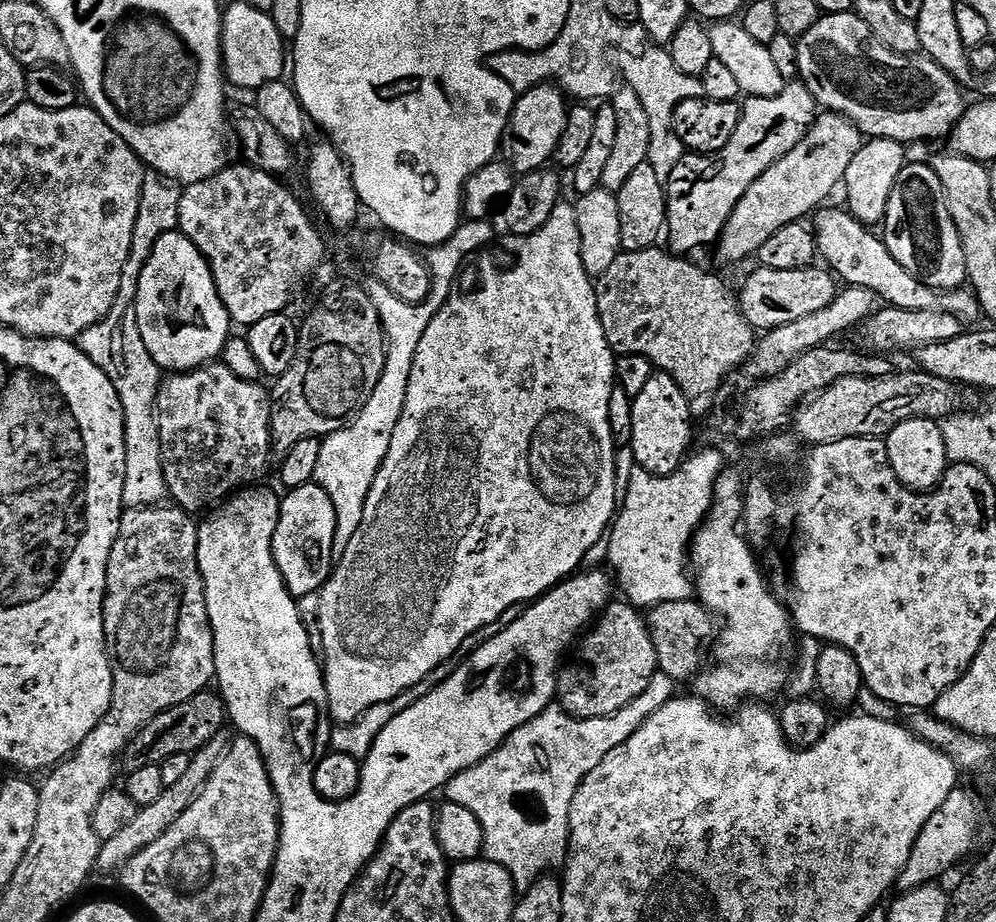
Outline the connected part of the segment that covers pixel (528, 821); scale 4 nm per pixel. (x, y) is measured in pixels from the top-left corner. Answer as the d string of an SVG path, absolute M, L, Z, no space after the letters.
M657 671L650 686L630 706L618 710L612 716L603 716L593 720L577 720L569 716L563 707L550 706L542 714L538 714L526 726L514 730L498 750L494 750L482 762L470 766L460 772L449 784L444 785L442 792L447 803L466 806L474 818L482 824L484 831L483 859L492 860L512 875L512 883L517 893L523 894L529 886L545 875L555 864L563 865L568 855L568 831L570 830L570 806L574 802L574 794L578 786L610 754L610 750L618 750L622 742L626 742L637 730L647 722L650 714L658 714L666 702L670 702L678 692L677 681L665 672Z

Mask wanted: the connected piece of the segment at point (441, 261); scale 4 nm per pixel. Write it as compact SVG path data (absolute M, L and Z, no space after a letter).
M468 220L461 223L459 230L446 243L427 249L426 263L432 271L432 292L424 303L402 302L383 286L377 287L377 292L371 293L370 303L372 302L376 307L375 311L382 318L384 332L388 335L388 357L384 373L382 378L378 378L378 386L374 386L374 394L370 394L360 417L347 428L323 437L318 454L315 483L322 485L336 503L336 533L332 550L337 557L346 554L346 546L350 538L354 538L354 534L358 534L358 526L362 526L362 518L366 514L366 498L370 498L370 490L374 486L374 480L378 478L378 470L390 450L390 438L394 438L398 418L402 418L404 413L418 342L424 331L428 329L430 321L453 295L452 283L460 272L460 263L471 252L476 252L483 244L491 242L490 225L488 220Z

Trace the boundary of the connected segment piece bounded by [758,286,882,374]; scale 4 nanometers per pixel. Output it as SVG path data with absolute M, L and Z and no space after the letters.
M845 287L837 295L836 300L826 306L826 310L818 310L818 314L810 314L807 318L798 318L798 322L790 322L781 328L773 328L768 336L759 341L758 360L760 356L760 368L764 374L775 374L788 367L789 363L797 356L808 352L812 348L818 348L832 342L835 336L848 332L852 327L863 325L872 319L882 307L880 295L874 290L865 288Z

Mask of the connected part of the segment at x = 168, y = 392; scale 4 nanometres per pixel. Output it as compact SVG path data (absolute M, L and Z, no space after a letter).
M213 362L204 365L203 368L193 368L190 372L178 372L168 374L161 379L160 393L156 396L156 425L160 428L160 445L162 446L162 466L164 477L168 487L168 496L173 500L175 507L183 508L189 514L207 513L224 503L233 494L253 486L259 485L260 480L268 472L268 463L274 457L274 441L272 438L272 405L273 397L263 388L263 383L244 381L242 378L231 372L223 362Z

